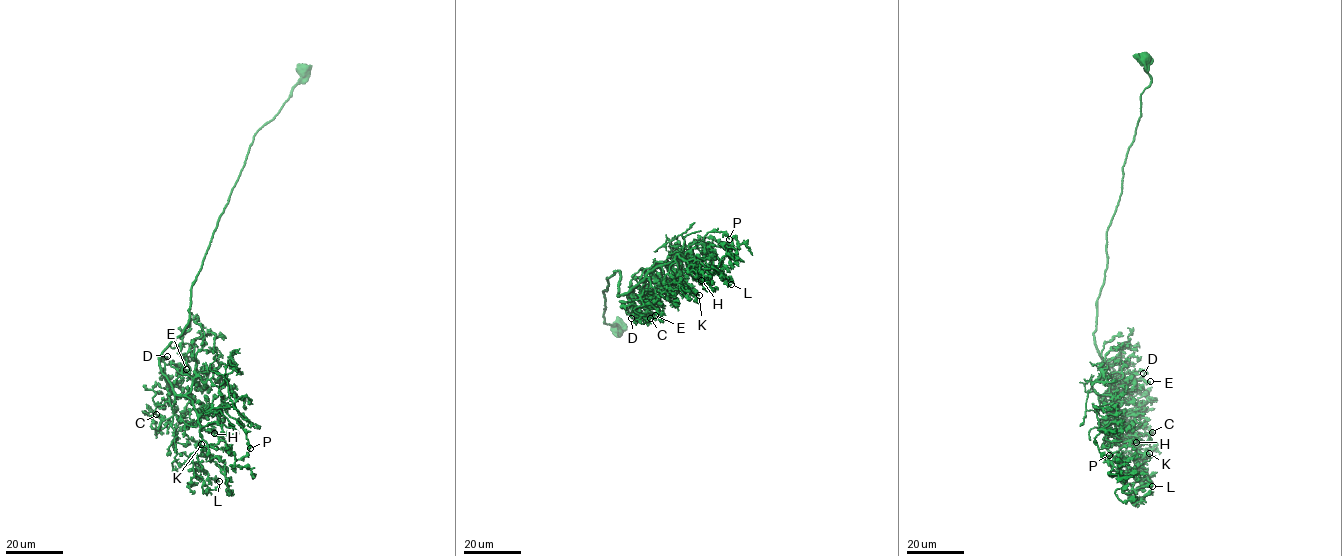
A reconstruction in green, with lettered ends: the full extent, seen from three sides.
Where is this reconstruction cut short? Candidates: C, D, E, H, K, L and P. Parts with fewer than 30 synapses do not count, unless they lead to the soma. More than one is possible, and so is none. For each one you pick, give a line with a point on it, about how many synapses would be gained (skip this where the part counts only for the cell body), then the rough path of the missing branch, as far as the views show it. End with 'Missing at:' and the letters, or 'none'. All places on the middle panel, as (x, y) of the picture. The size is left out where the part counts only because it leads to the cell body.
Missing at: none

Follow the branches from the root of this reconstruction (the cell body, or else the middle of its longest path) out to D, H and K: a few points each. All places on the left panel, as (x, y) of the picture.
D: (305, 69), (278, 113), (254, 135), (192, 287), (188, 325), (160, 357), (171, 406), (159, 357), (167, 356)
H: (305, 69), (254, 135), (192, 287), (188, 325), (160, 357), (173, 391), (214, 433)
K: (305, 69), (254, 135), (192, 287), (188, 325), (160, 357), (183, 434), (201, 444)

